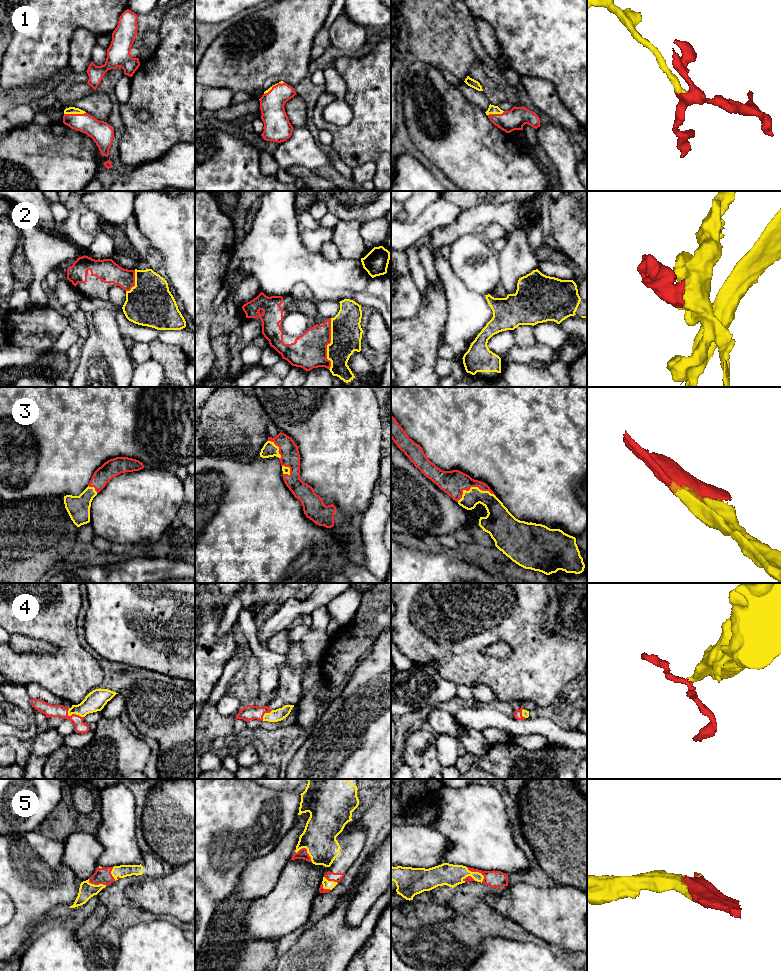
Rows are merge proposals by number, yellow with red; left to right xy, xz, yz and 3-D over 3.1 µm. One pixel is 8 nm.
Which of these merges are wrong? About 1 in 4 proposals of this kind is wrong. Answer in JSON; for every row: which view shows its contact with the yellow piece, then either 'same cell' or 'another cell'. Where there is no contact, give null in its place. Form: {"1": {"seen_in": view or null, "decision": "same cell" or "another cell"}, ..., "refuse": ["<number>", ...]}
{"1": {"seen_in": "xy", "decision": "same cell"}, "2": {"seen_in": "xz", "decision": "same cell"}, "3": {"seen_in": "yz", "decision": "same cell"}, "4": {"seen_in": "xy", "decision": "same cell"}, "5": {"seen_in": "yz", "decision": "same cell"}, "refuse": []}

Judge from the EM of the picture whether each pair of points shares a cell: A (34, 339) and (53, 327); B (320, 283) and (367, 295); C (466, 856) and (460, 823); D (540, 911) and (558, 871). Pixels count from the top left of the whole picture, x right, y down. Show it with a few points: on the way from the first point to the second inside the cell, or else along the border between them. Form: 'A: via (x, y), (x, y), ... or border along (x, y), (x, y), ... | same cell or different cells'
A: via (39, 339), (44, 339), (51, 332) | same cell
B: via (332, 283), (355, 283) | same cell
C: via (466, 848), (466, 831) | same cell
D: border along (555, 883), (570, 885), (576, 888) | different cells

